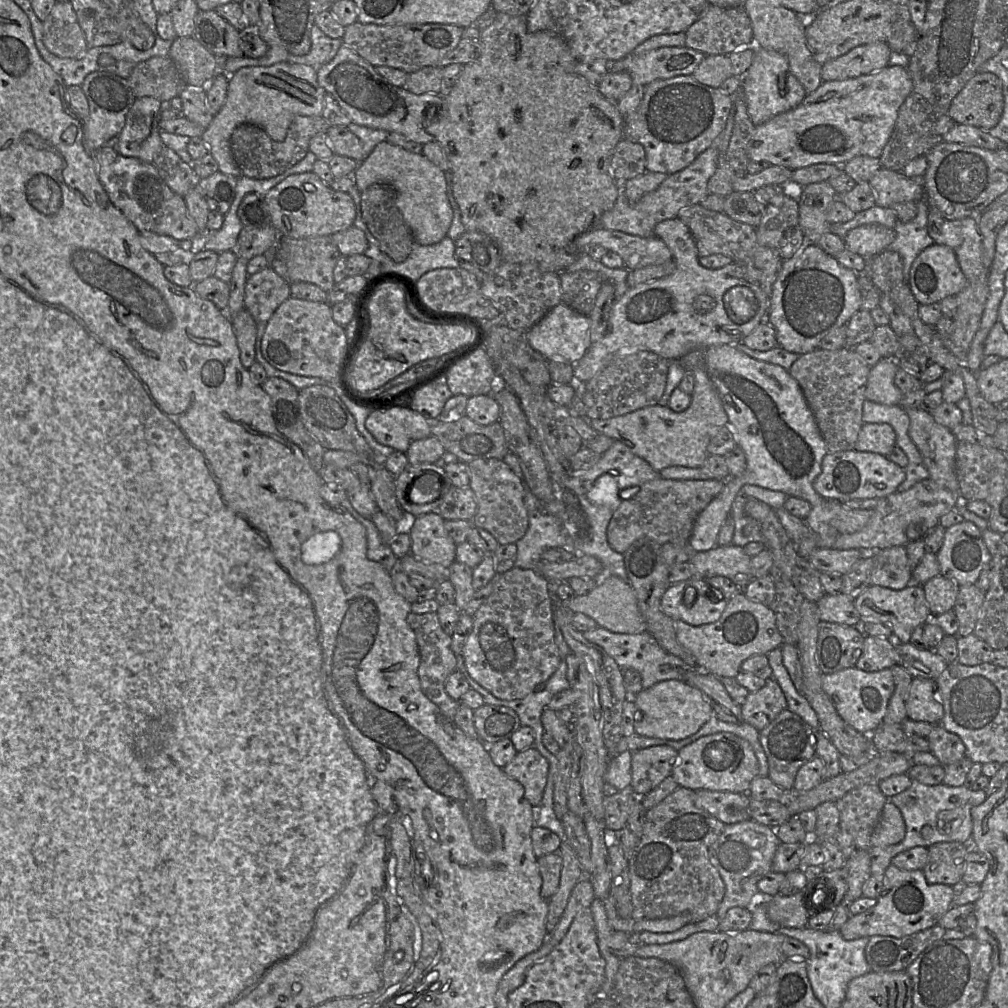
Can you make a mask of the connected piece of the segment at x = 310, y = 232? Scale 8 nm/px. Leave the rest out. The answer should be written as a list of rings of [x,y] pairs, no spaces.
[[[313,172],[294,174],[285,178],[263,198],[271,216],[272,227],[281,237],[305,239],[331,236],[353,226],[356,218],[356,206],[351,195],[335,191]]]

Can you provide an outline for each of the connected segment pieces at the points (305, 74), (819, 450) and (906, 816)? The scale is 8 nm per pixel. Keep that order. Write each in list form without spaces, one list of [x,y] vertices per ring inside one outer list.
[[[279,62],[271,66],[245,66],[229,76],[227,96],[221,110],[201,139],[218,163],[220,172],[236,178],[243,176],[230,147],[233,131],[242,124],[261,127],[274,141],[283,141],[297,116],[322,116],[326,92],[317,80],[317,69],[304,64]]]
[[[733,344],[693,350],[677,361],[681,363],[686,372],[693,372],[699,367],[705,368],[722,401],[737,446],[744,451],[747,460],[744,473],[727,479],[722,492],[699,514],[689,539],[692,550],[702,552],[717,546],[719,531],[726,519],[731,515],[733,502],[745,485],[756,485],[770,490],[781,491],[788,497],[798,497],[808,501],[812,508],[805,522],[818,538],[818,547],[830,546],[837,535],[841,533],[823,520],[824,501],[827,499],[820,496],[813,486],[815,479],[821,473],[822,460],[828,451],[803,391],[789,371],[780,365],[749,357]]]
[[[912,779],[909,788],[889,798],[901,811],[906,826],[906,835],[898,844],[887,847],[871,847],[870,871],[872,875],[884,874],[897,854],[917,846],[930,847],[939,842],[969,844],[973,831],[972,809],[982,804],[986,799],[987,795],[983,790],[973,791],[965,786],[953,787],[943,783],[925,785]]]

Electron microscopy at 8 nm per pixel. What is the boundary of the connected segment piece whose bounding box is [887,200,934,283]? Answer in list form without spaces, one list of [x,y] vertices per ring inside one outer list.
[[[925,200],[916,203],[917,214],[909,222],[896,222],[894,230],[896,238],[887,249],[897,252],[903,262],[903,274],[909,283],[911,266],[926,247],[934,244],[933,239],[927,231],[929,206]]]

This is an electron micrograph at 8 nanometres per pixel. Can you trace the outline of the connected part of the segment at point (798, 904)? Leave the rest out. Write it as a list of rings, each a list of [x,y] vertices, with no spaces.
[[[806,890],[793,896],[777,894],[769,898],[768,917],[781,927],[807,927],[811,913],[817,910],[815,904],[811,904],[811,902],[808,904],[809,899],[810,897]]]

